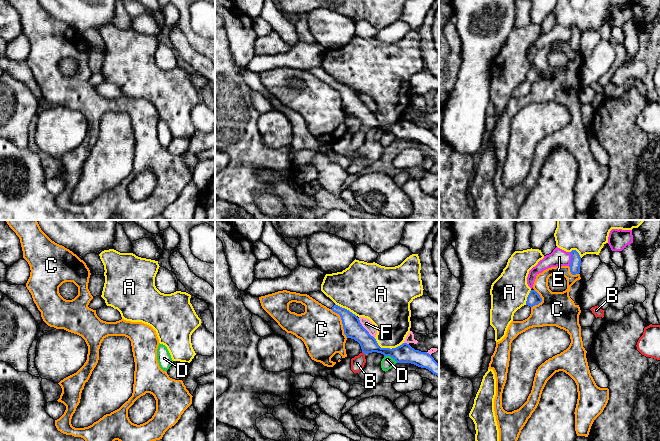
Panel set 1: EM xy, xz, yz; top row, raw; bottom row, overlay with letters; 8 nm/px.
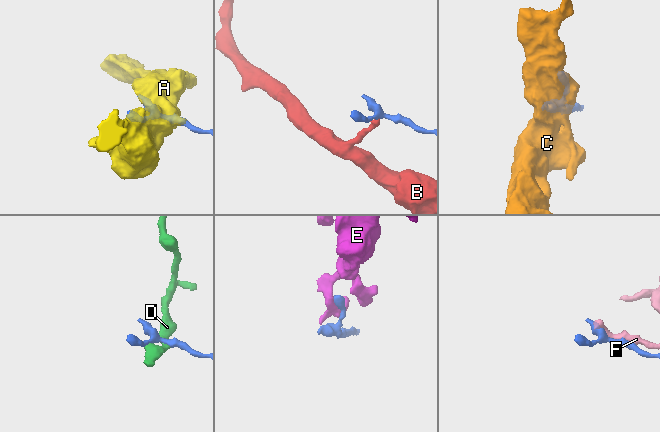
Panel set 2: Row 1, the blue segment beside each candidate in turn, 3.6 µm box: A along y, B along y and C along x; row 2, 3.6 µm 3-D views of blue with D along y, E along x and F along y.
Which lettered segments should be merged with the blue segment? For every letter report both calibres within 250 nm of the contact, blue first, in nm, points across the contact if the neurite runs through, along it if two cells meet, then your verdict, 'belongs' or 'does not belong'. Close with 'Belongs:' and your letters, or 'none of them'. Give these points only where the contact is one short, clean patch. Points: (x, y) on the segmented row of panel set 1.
A: 150/280 nm | does not belong
B: 150/110 nm | along xz (362, 351), (364, 354) | does not belong
C: 150/340 nm | does not belong
D: 150/100 nm | does not belong
E: 80/140 nm | along yz (570, 252), (570, 263), (568, 265) | does not belong
F: 150/80 nm | does not belong
Belongs: none of them

